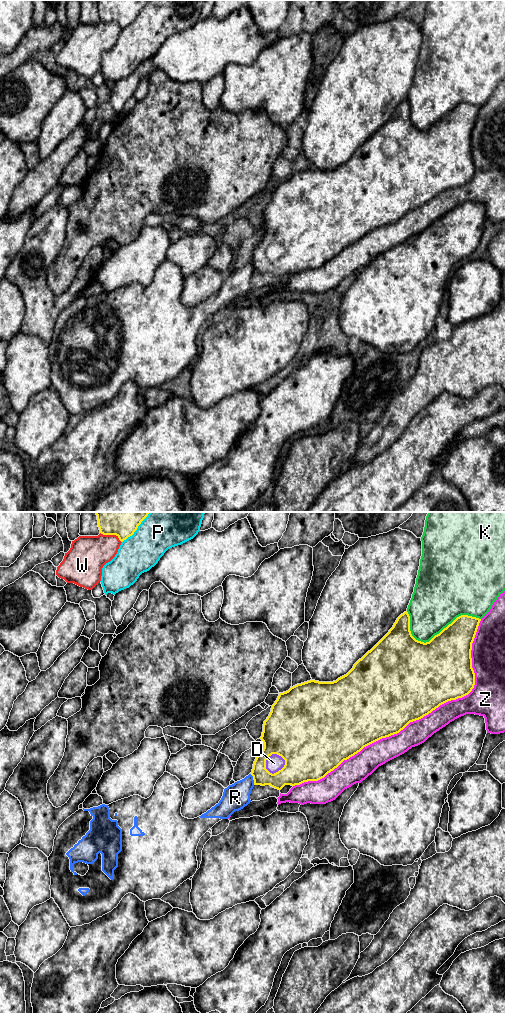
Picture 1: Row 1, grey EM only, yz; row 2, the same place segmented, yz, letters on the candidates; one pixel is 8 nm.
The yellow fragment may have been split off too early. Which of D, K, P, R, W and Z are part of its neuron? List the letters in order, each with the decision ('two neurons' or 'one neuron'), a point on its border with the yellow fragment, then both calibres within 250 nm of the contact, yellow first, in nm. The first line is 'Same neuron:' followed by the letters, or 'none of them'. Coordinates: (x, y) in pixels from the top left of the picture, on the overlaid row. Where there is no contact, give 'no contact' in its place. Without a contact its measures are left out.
Same neuron: D
D: one neuron; meets yellow in yz at (265, 762); 300 nm thick on the yellow side, 140 nm on the other
K: two neurons; meets yellow in yz at (434, 636); 460 nm thick on the yellow side, 380 nm on the other
P: two neurons; meets yellow in yz at (137, 527); 380 nm thick on the yellow side, 360 nm on the other
R: two neurons; meets yellow in yz at (253, 779); 140 nm thick on the yellow side, 220 nm on the other
W: two neurons; meets yellow in yz at (111, 534); 380 nm thick on the yellow side, 300 nm on the other
Z: two neurons; meets yellow in yz at (417, 719); 500 nm thick on the yellow side, 190 nm on the other

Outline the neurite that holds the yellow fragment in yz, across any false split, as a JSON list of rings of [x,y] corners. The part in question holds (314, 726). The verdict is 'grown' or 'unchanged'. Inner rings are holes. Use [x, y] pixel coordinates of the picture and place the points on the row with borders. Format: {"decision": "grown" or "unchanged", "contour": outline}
{"decision": "grown", "contour": [[[406,611],[397,618],[389,632],[370,651],[359,659],[346,675],[333,682],[310,680],[297,684],[286,692],[279,693],[277,700],[272,705],[269,716],[263,724],[263,732],[260,739],[264,743],[264,748],[256,757],[251,772],[254,785],[270,785],[275,789],[281,790],[285,785],[295,786],[308,781],[318,781],[337,768],[344,760],[347,760],[360,752],[364,747],[382,738],[399,733],[410,722],[423,718],[440,705],[468,695],[475,685],[475,673],[472,668],[471,650],[480,621],[481,619],[476,617],[461,615],[444,628],[439,634],[435,635],[429,642],[424,643],[416,640],[412,636],[410,631],[410,616]]]}

